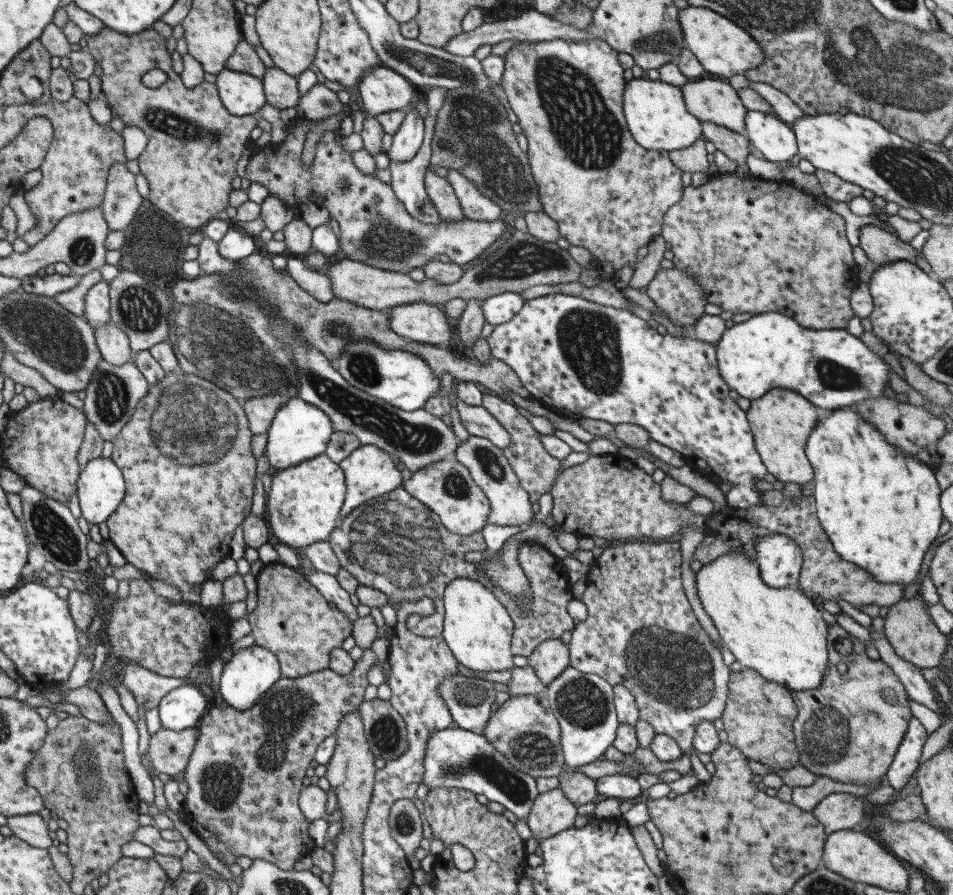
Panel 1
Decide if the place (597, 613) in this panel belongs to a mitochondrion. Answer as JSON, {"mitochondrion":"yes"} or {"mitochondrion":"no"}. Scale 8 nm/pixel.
{"mitochondrion":"no"}

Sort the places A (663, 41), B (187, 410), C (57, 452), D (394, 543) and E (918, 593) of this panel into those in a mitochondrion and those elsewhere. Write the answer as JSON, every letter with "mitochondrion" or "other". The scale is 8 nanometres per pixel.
{"A":"mitochondrion","B":"mitochondrion","C":"other","D":"mitochondrion","E":"other"}

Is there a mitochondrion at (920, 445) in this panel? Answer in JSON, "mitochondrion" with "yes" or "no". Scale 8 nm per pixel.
{"mitochondrion":"no"}

